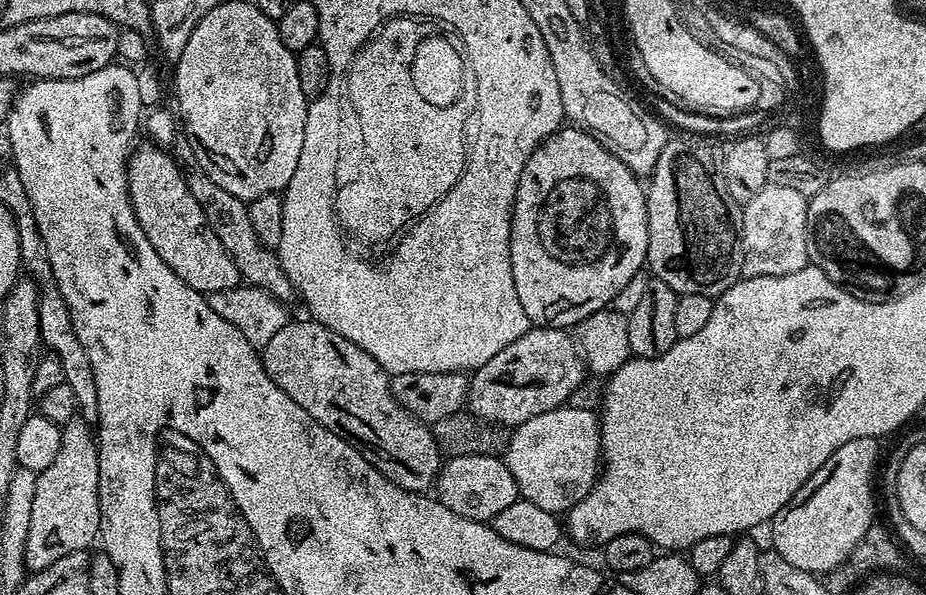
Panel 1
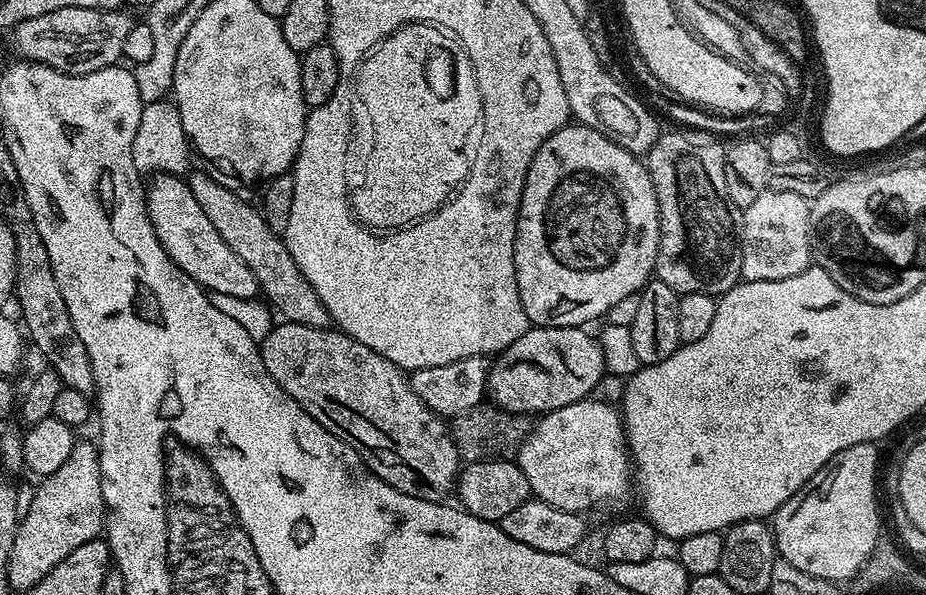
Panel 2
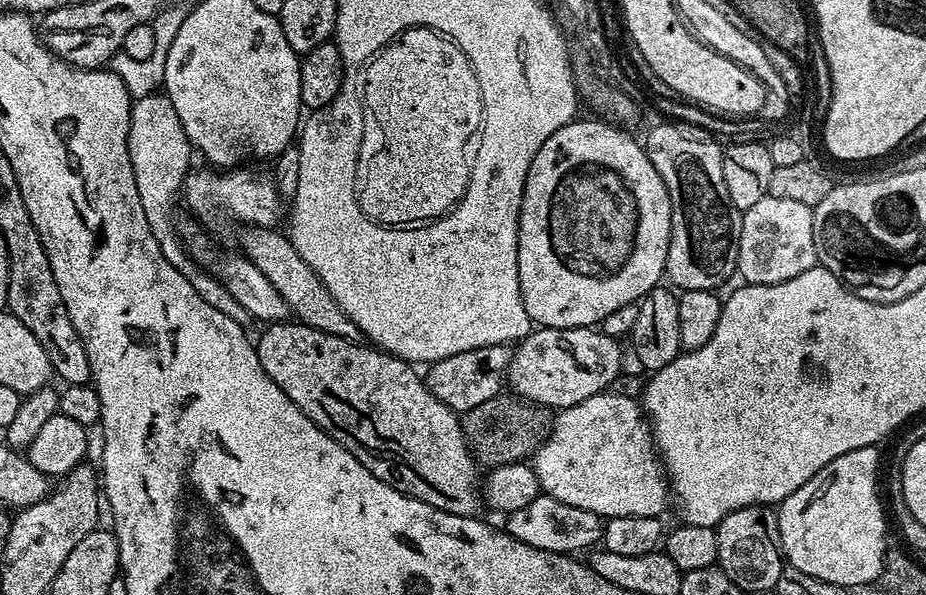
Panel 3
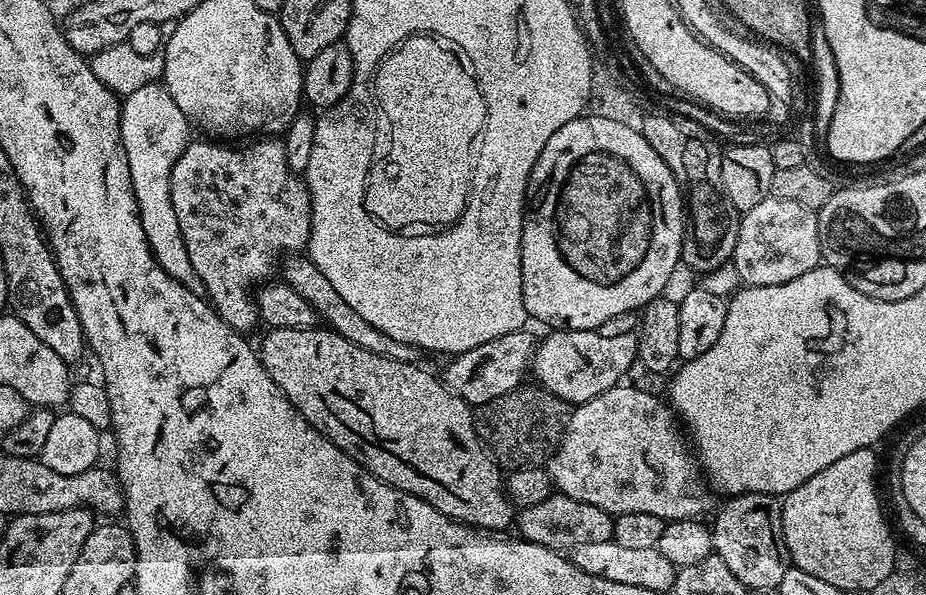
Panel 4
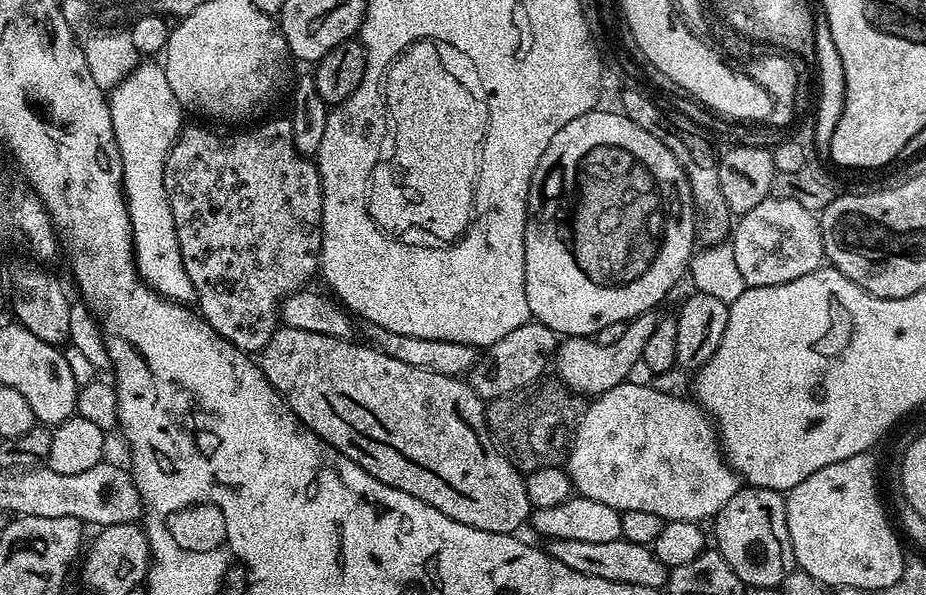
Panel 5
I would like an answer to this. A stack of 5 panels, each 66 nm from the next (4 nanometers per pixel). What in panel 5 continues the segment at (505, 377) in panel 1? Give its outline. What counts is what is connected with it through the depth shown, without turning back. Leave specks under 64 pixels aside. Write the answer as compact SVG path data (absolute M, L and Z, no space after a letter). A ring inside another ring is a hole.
M655 311L644 312L636 319L627 323L628 329L618 342L600 344L594 338L583 336L570 336L559 341L554 357L555 375L574 392L579 392L588 398L602 395L606 390L627 381L630 370L639 360L644 359L646 342L655 334L661 317Z

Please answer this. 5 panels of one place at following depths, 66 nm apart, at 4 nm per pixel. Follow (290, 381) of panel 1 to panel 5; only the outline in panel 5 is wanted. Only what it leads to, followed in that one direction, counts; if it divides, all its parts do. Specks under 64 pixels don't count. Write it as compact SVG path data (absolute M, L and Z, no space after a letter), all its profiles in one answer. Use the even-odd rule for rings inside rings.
M283 326L277 327L276 332L270 338L270 342L266 342L264 351L259 353L258 363L261 370L266 374L266 378L274 386L274 390L278 390L278 394L290 406L290 410L294 410L294 414L298 417L304 425L310 430L314 430L314 434L318 434L321 440L325 440L330 446L334 446L342 454L346 454L346 458L350 458L354 462L358 462L358 466L362 466L362 470L369 472L374 478L378 478L378 482L382 482L386 486L394 486L398 490L402 490L406 494L410 494L414 498L418 498L422 502L426 502L430 506L434 506L434 510L442 510L442 514L446 514L446 518L454 518L454 522L462 522L466 526L474 526L478 530L490 530L498 534L516 534L521 530L520 527L529 523L530 517L534 511L530 498L528 497L528 486L525 477L521 475L515 464L504 455L503 451L498 447L493 435L488 431L488 418L485 412L486 402L478 395L474 389L471 388L463 379L455 376L447 376L446 374L434 374L430 370L418 370L418 366L406 366L406 362L398 362L398 358L390 358L390 354L380 352L377 348L369 346L367 343L359 342L356 344L355 339L339 340L338 338L330 338L326 334L310 334L310 330L294 330L293 328L285 328Z

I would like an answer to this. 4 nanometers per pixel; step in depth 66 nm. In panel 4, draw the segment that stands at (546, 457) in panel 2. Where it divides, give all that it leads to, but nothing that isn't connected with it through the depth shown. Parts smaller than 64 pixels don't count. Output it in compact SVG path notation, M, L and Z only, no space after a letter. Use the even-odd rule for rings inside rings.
M621 382L598 394L598 398L590 398L571 409L568 428L546 467L559 495L590 502L590 506L598 506L613 517L627 512L658 514L658 518L667 522L699 517L704 508L704 488L692 477L691 459L689 441L671 407L665 401L663 404L654 393L647 392L644 386Z

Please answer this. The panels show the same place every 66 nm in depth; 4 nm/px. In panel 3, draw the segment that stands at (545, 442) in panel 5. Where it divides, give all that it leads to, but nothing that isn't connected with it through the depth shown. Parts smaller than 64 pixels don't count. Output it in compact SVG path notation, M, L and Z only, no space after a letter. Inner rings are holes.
M501 394L474 406L474 410L463 413L464 437L468 449L481 465L499 466L518 464L536 455L544 439L552 429L553 413L540 404L521 400L515 394ZM508 395L508 396L507 396Z

